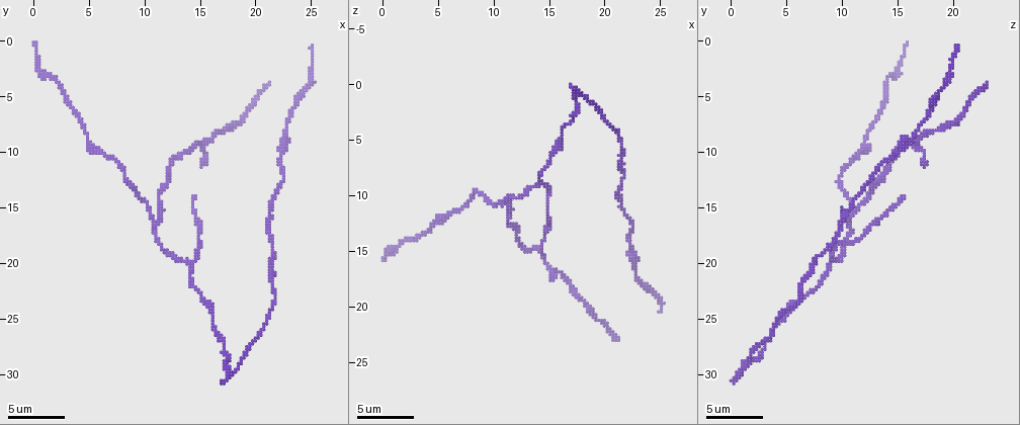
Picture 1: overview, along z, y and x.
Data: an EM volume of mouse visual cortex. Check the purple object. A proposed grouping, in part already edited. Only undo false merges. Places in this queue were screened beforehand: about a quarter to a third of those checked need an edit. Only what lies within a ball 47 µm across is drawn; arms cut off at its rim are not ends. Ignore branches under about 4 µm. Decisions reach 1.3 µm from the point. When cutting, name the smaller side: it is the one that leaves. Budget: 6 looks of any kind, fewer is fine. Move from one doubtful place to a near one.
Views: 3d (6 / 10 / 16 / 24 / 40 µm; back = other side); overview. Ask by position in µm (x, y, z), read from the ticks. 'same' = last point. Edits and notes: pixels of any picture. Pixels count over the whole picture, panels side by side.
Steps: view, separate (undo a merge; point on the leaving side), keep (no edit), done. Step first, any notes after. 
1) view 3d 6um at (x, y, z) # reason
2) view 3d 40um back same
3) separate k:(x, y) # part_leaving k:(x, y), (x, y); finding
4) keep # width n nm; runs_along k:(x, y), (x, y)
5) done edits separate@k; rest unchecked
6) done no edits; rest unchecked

view 3d 10um at (22.6, 8.8, 16.4) # two arms in line, one across

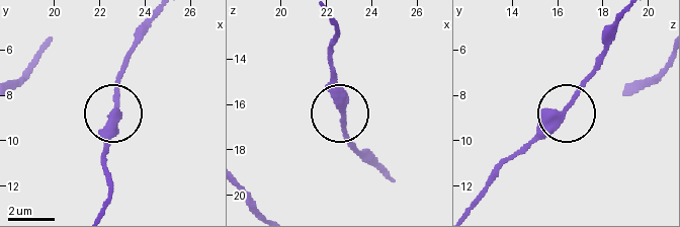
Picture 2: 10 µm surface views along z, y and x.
keep # runs_along 2:(101, 207), (111, 190), (105, 131), (120, 69); continuous, no second cell

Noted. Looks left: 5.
view 3d 6um at (10.8, 16.4, 10.8) # side arm on a straight run

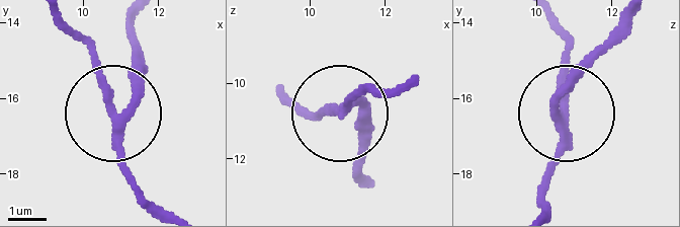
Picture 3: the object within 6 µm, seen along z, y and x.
view 3d 6um back same

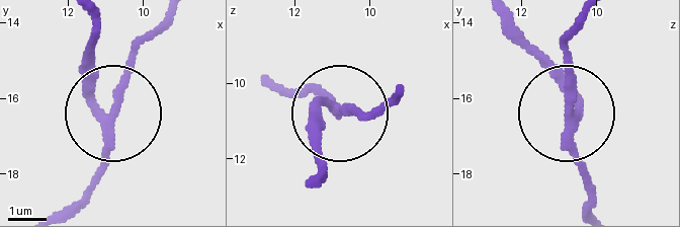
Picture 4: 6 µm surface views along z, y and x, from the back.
separate 4:(88, 76) # part_leaving 4:(105, 124), (95, 20); two cells meet here

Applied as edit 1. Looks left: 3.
view overview # see it whole again

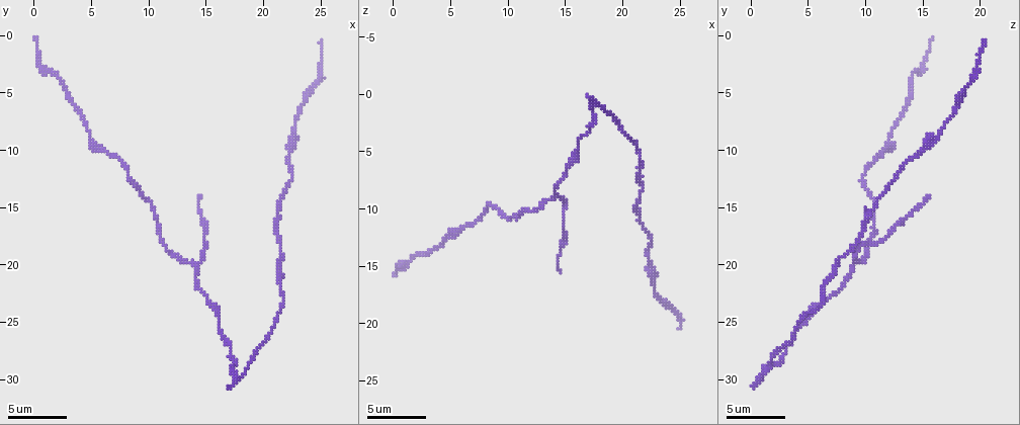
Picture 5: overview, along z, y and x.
view 3d 16um at (14.2, 20.2, 8.8)

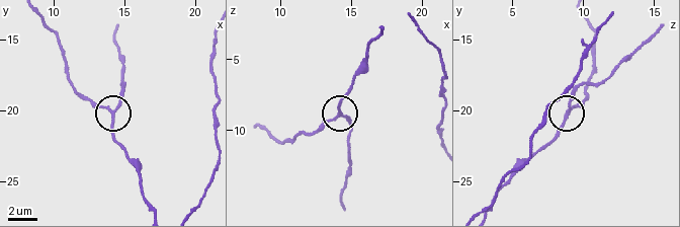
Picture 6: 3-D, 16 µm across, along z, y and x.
view 3d 16um back at (14.2, 19.8, 8.8) # from behind

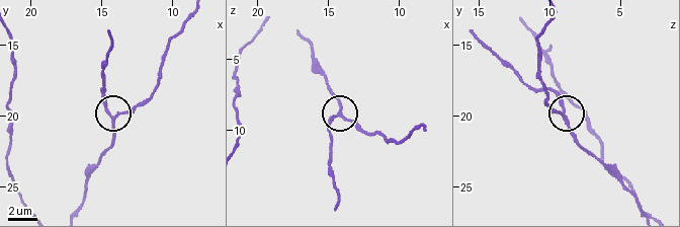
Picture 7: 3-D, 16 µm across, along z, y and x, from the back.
keep # runs_along 7:(642, 208), (582, 146), (555, 89); continuous, no second cell

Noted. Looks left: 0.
done edits separate@4; rest unchecked

